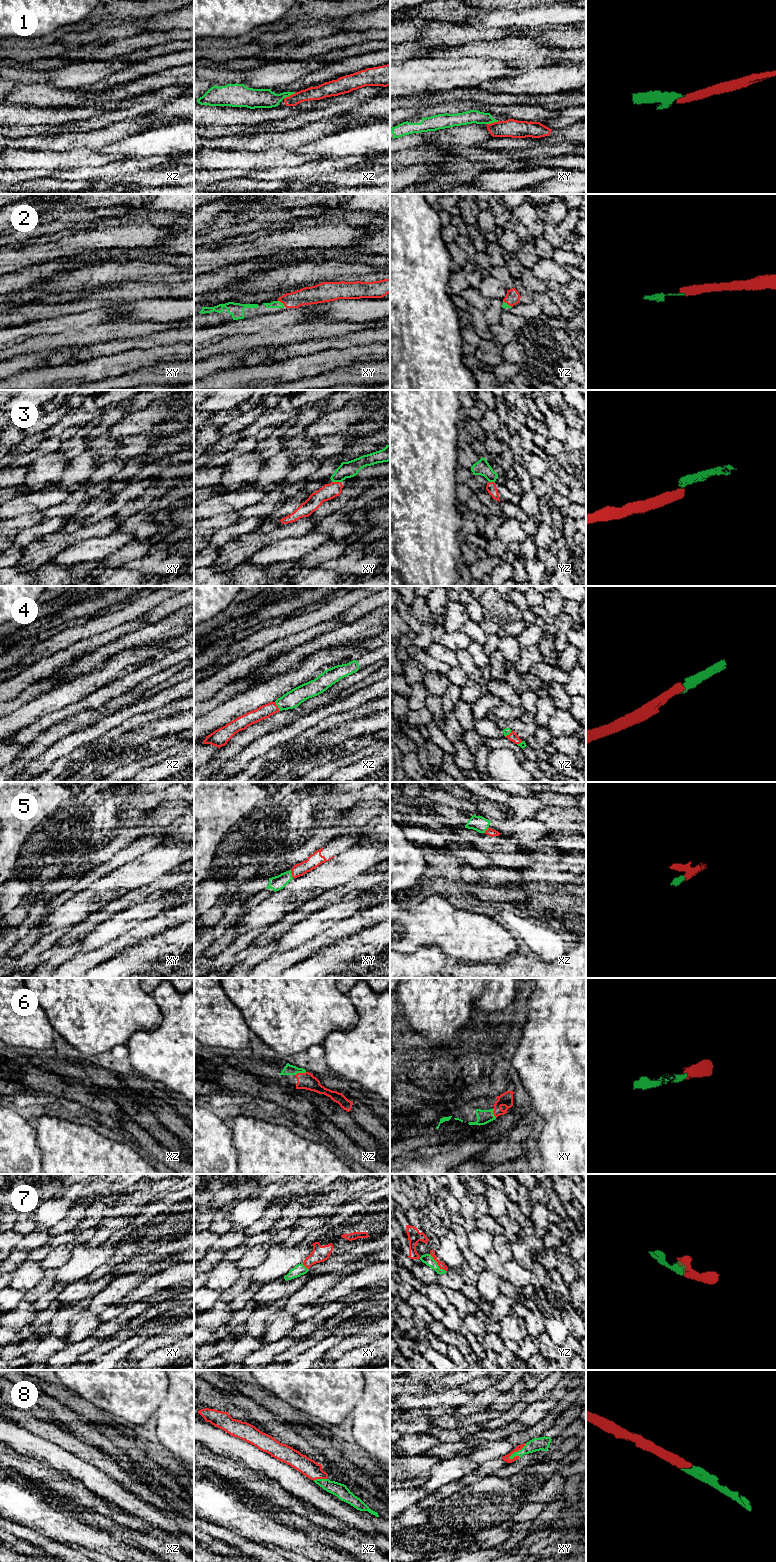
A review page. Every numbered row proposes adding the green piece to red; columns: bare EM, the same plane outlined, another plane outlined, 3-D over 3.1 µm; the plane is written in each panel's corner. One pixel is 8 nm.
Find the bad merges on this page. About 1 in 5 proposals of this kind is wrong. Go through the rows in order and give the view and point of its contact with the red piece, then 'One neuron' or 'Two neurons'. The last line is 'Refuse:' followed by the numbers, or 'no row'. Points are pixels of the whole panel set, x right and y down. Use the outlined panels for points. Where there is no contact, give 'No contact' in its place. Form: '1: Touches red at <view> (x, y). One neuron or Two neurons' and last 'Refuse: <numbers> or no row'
1: Touches red at xy (492, 123). One neuron
2: Touches red at xy (282, 302). One neuron
3: Touches red at xy (336, 482). Two neurons
4: Touches red at xz (277, 706). One neuron
5: Touches red at xy (292, 874). One neuron
6: Touches red at xz (300, 1073). One neuron
7: Touches red at yz (437, 1263). One neuron
8: Touches red at xy (517, 1450). One neuron
Refuse: 3

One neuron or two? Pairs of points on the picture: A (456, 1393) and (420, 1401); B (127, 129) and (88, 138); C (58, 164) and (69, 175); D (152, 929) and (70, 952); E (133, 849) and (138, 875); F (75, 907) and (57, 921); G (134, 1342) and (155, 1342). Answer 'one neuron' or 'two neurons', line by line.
A: one neuron
B: one neuron
C: two neurons
D: two neurons
E: two neurons
F: one neuron
G: two neurons

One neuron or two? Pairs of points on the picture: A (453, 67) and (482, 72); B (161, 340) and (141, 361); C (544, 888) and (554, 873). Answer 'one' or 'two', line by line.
A: one
B: two
C: two

